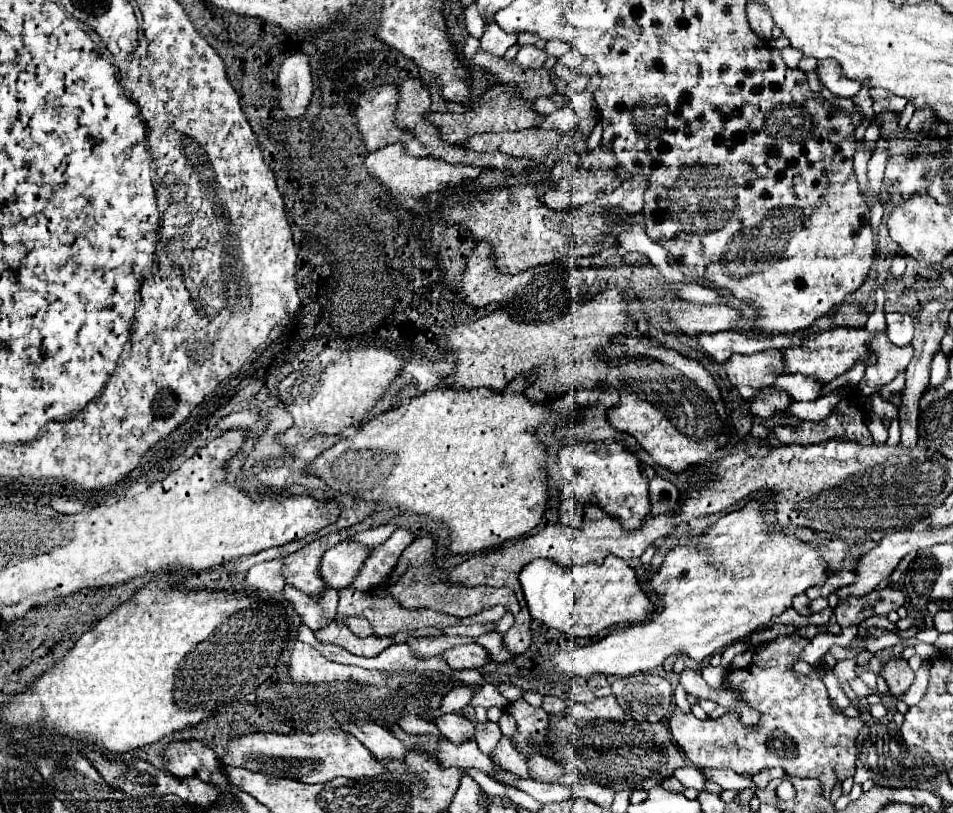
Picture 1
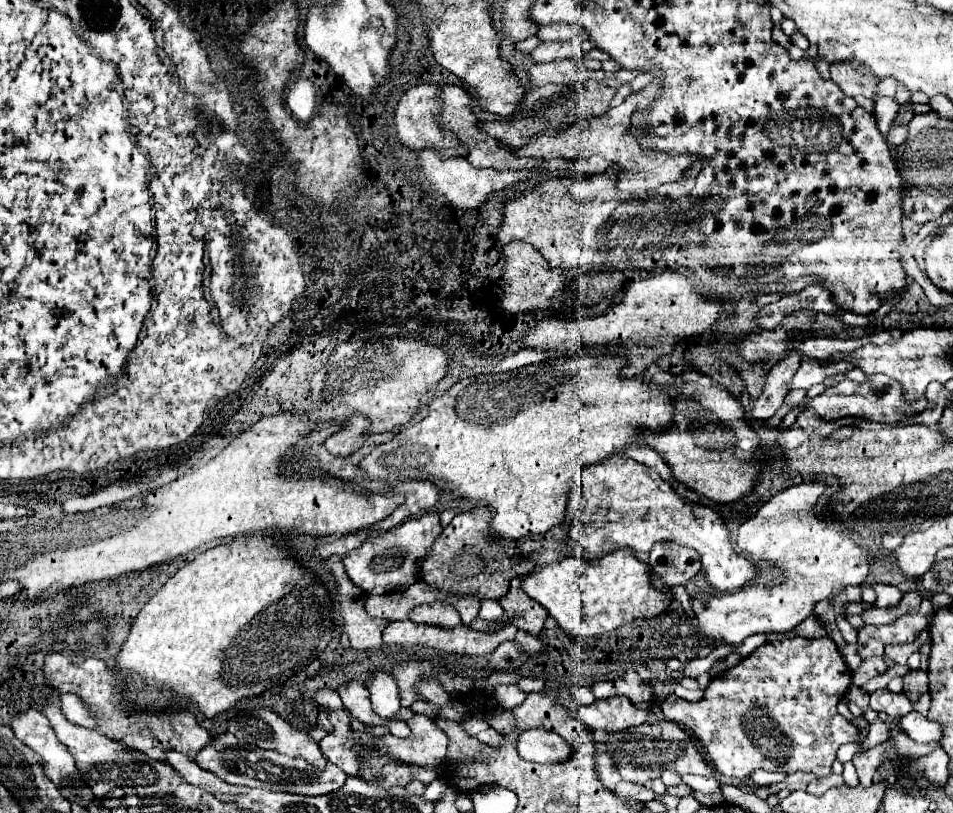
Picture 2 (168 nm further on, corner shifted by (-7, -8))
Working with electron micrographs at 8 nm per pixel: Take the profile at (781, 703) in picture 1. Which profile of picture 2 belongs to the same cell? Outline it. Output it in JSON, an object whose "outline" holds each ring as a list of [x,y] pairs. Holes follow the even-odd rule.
{"outline":[[[787,637],[775,643],[761,645],[749,657],[741,659],[739,665],[731,667],[725,675],[713,679],[707,685],[703,699],[699,703],[691,703],[681,697],[669,695],[663,701],[661,709],[665,719],[679,723],[685,731],[693,735],[693,739],[703,741],[705,759],[723,775],[751,775],[755,769],[777,773],[807,771],[821,775],[829,771],[831,763],[835,761],[835,753],[843,743],[859,739],[859,729],[839,715],[833,707],[843,699],[849,685],[851,671],[841,659],[839,649],[831,637]]]}

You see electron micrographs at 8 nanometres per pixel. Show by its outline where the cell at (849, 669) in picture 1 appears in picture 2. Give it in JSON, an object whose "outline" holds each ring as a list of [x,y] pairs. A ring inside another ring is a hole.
{"outline":[[[851,685],[849,689],[847,689],[847,701],[851,701],[851,703],[855,703],[855,705],[859,705],[863,711],[867,709],[867,705],[869,705],[869,693],[867,691],[863,691],[861,687],[855,687],[855,685]]]}

